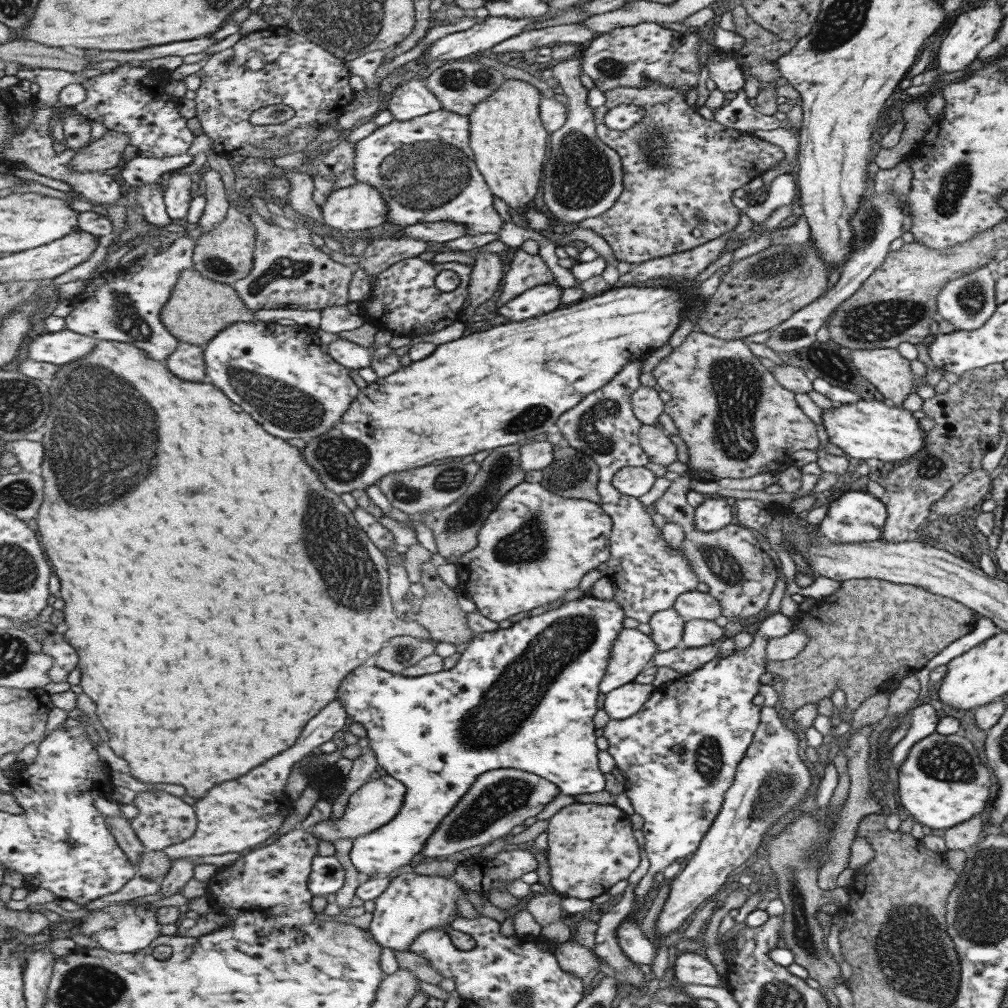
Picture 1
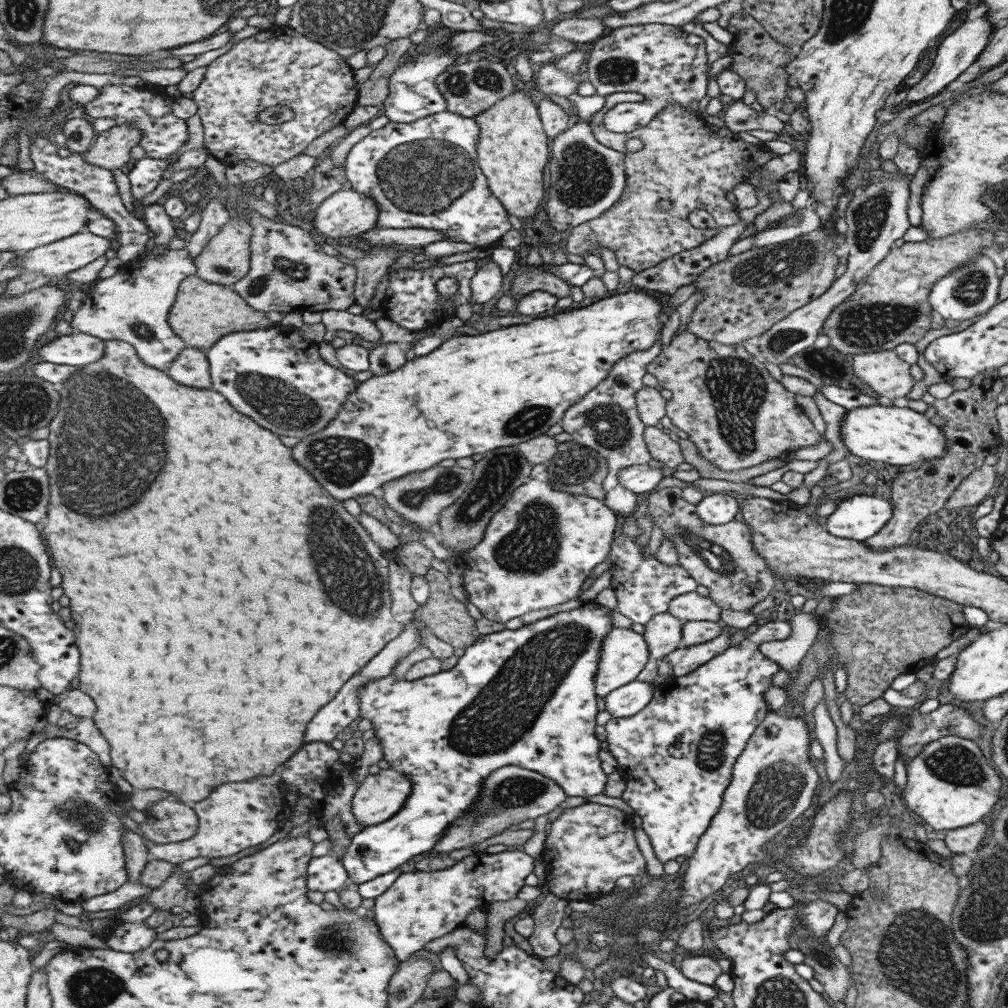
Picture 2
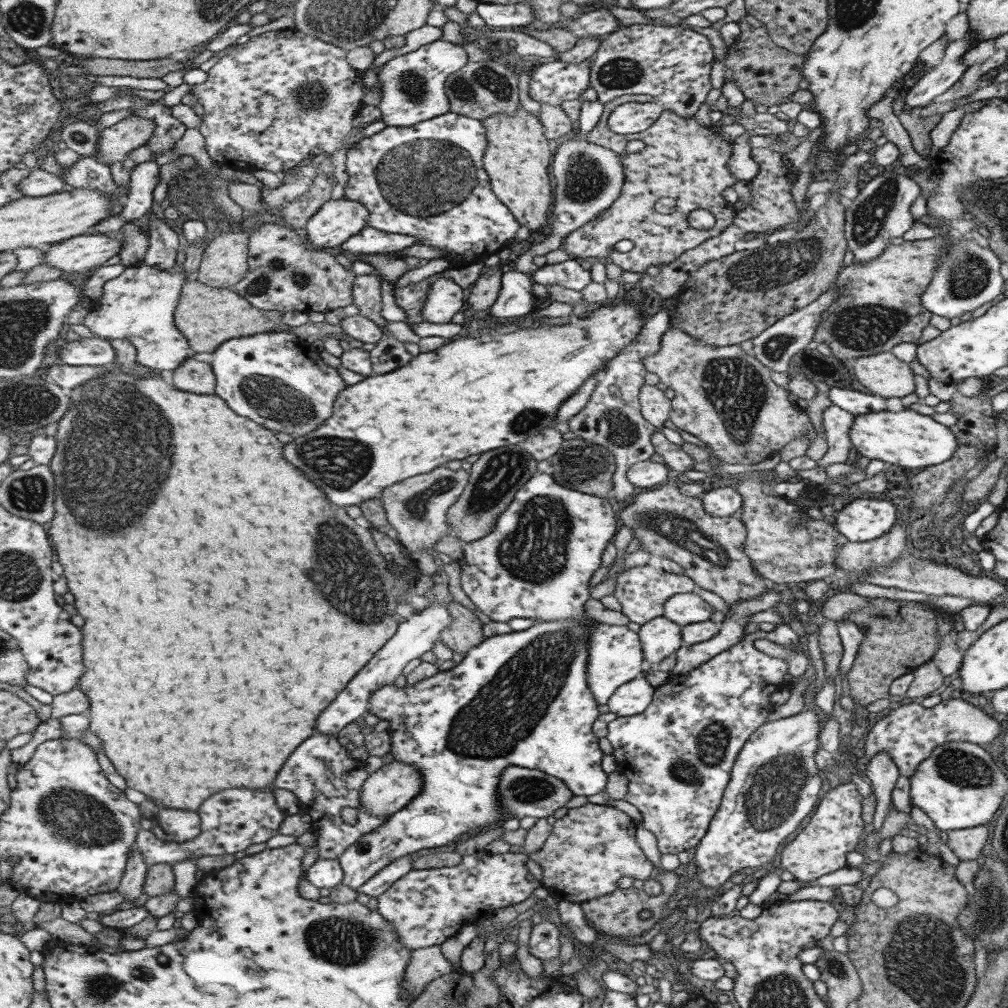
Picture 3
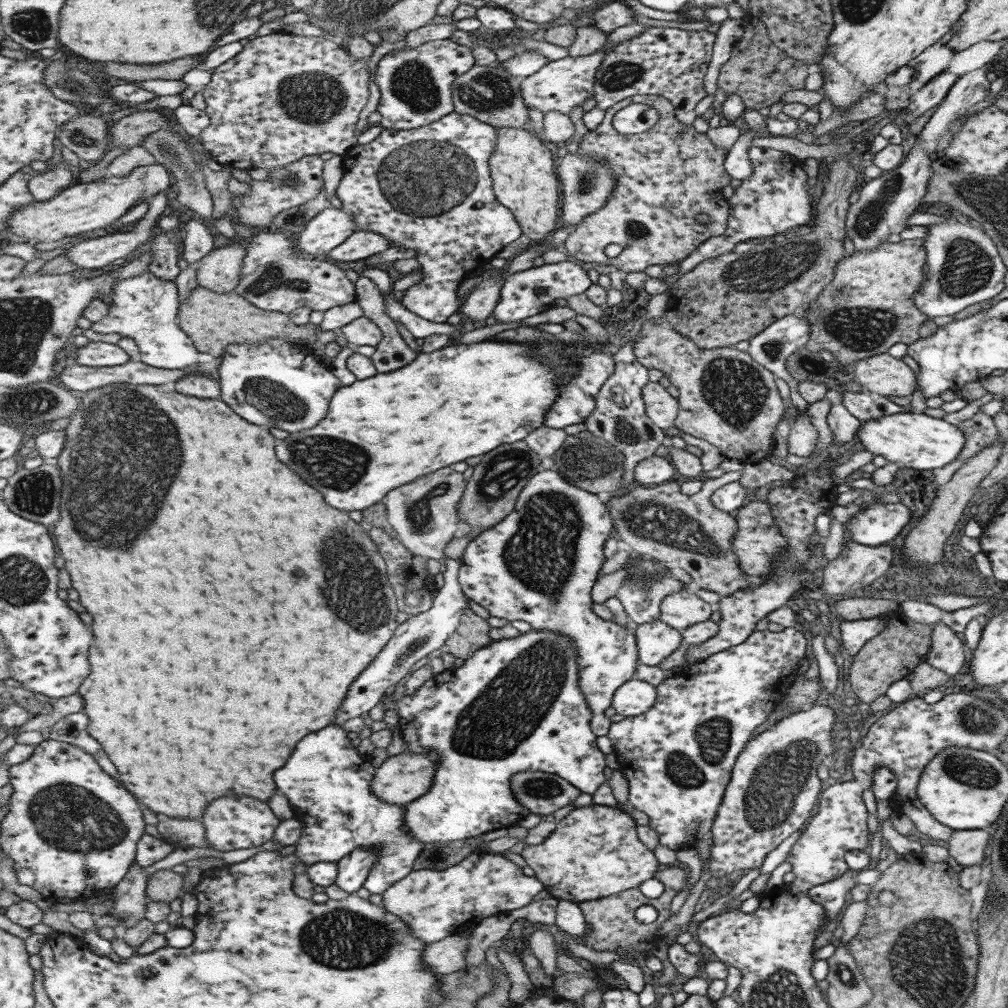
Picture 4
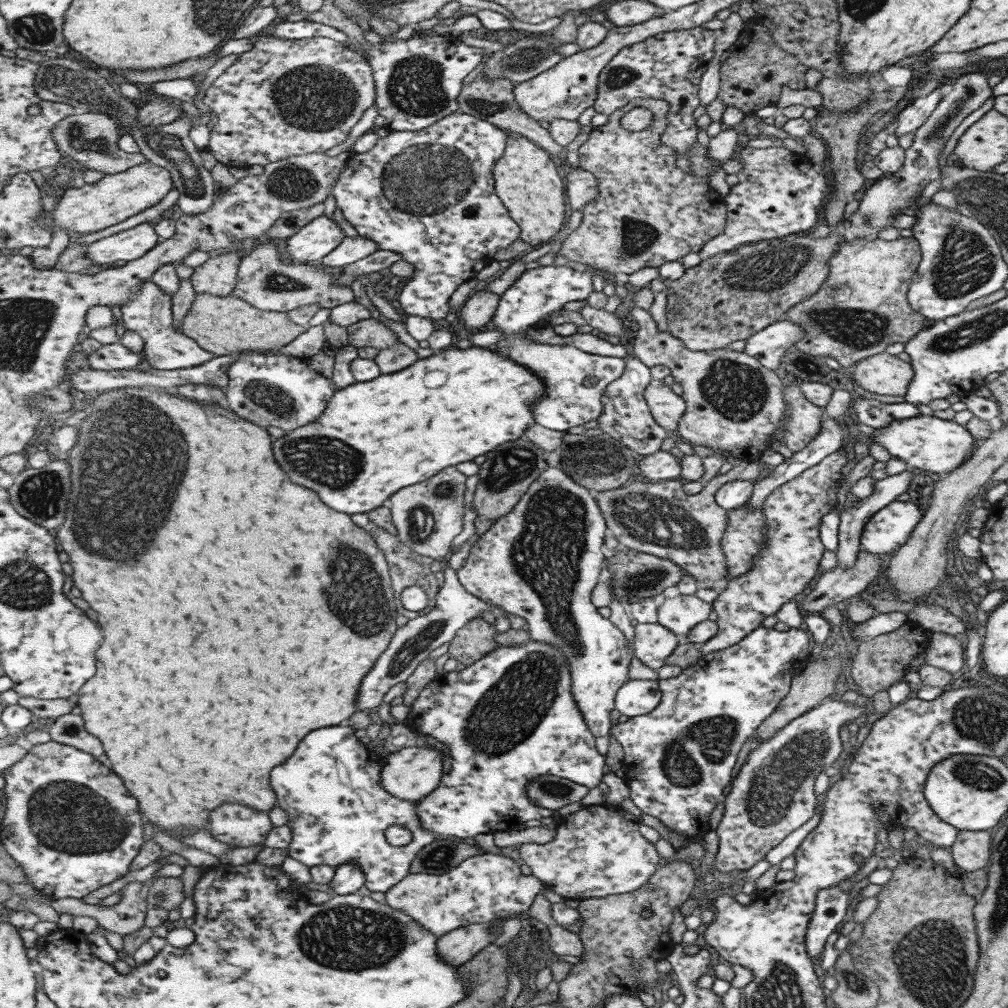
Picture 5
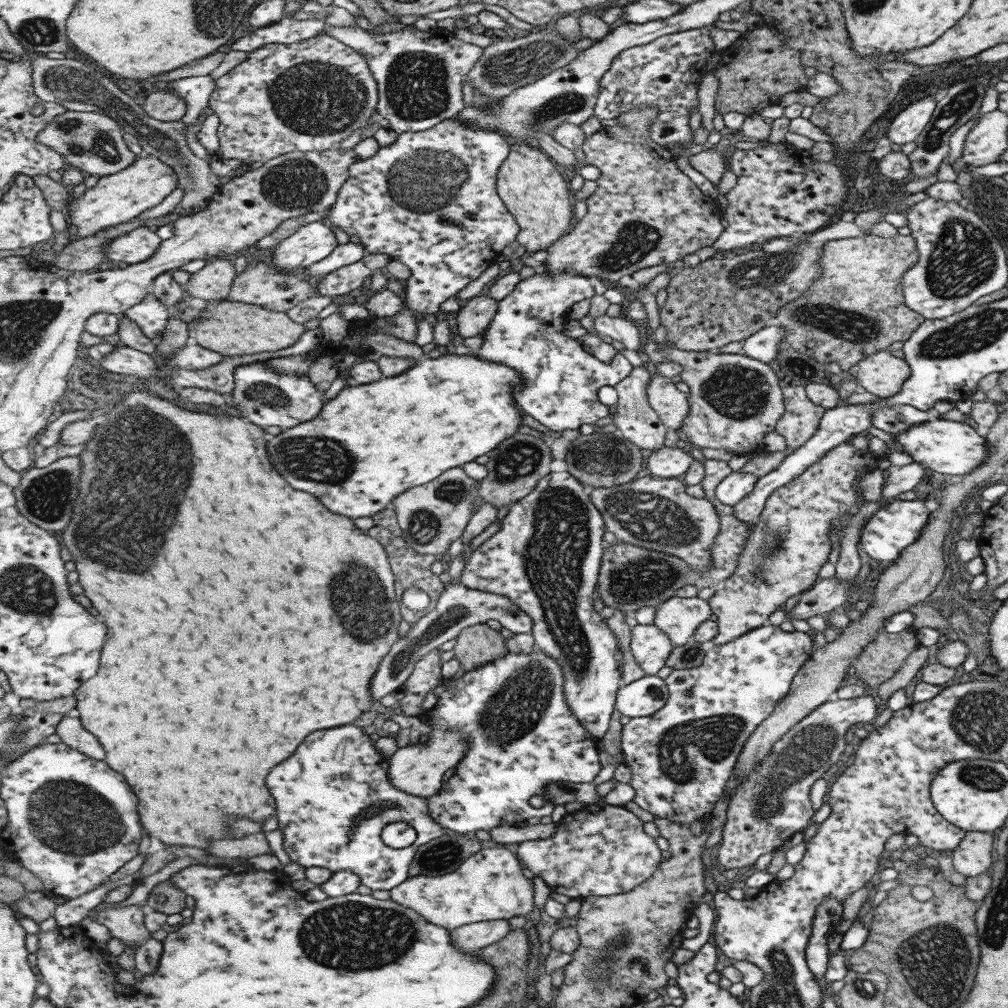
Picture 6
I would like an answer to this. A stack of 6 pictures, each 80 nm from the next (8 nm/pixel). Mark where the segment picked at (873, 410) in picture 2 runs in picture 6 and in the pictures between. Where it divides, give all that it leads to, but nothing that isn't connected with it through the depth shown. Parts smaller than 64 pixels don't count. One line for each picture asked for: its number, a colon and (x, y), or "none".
3: (905, 438)
4: (915, 440)
5: (926, 442)
6: (943, 446)

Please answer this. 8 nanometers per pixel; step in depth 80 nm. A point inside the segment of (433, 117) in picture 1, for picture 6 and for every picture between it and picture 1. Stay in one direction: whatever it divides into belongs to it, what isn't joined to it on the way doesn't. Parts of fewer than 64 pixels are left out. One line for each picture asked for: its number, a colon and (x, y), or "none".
2: (426, 174)
3: (429, 181)
4: (430, 189)
5: (430, 195)
6: (430, 199)

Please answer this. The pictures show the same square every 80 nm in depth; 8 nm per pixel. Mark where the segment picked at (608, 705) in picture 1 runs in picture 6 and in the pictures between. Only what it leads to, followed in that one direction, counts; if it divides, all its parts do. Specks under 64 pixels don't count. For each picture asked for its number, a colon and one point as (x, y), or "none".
2: (630, 699)
3: (633, 698)
4: (635, 697)
5: (637, 697)
6: (647, 695)

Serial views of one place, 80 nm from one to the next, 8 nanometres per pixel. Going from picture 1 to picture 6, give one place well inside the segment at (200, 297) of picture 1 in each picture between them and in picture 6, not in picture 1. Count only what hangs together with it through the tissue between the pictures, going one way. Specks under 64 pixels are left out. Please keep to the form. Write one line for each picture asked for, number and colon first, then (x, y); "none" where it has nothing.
2: (204, 312)
3: (208, 316)
4: (214, 321)
5: (223, 325)
6: (230, 328)

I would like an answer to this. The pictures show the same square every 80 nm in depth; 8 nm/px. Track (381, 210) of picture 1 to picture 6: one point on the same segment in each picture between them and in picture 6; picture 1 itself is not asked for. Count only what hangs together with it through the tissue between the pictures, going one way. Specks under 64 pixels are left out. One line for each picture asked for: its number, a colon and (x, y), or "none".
2: (348, 212)
3: (336, 221)
4: (333, 226)
5: (320, 237)
6: (316, 241)

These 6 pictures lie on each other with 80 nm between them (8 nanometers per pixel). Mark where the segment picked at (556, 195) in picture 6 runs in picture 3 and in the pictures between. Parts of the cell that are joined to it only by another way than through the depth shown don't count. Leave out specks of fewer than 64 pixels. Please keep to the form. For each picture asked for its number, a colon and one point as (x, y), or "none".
3: (518, 156)
4: (523, 167)
5: (527, 179)

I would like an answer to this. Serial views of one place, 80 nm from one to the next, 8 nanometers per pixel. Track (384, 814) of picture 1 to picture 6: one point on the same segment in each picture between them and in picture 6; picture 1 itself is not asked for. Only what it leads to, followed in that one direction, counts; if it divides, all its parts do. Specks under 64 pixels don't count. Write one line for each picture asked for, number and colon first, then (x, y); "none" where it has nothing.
2: (381, 796)
3: (392, 787)
4: (402, 778)
5: (413, 773)
6: (418, 769)

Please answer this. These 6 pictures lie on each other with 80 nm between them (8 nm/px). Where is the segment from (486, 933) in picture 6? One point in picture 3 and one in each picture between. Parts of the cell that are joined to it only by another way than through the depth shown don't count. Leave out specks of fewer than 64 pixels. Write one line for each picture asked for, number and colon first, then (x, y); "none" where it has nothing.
3: (427, 964)
4: (447, 956)
5: (458, 947)

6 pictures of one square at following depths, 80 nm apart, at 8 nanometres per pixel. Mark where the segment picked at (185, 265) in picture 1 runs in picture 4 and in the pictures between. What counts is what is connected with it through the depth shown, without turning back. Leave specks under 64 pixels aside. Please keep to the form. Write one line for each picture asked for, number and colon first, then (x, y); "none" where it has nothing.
2: (134, 306)
3: (140, 305)
4: (145, 308)

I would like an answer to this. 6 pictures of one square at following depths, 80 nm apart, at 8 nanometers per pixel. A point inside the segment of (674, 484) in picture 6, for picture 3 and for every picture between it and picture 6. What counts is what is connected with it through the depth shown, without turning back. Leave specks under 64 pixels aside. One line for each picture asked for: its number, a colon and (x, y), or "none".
3: (709, 549)
4: (657, 521)
5: (654, 517)

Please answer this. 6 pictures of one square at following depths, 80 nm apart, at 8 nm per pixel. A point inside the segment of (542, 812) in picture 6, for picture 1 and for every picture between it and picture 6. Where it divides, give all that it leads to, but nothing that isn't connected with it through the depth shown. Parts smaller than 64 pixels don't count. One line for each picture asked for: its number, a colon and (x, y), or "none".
1: (525, 697)
2: (527, 697)
3: (523, 699)
4: (517, 705)
5: (511, 716)

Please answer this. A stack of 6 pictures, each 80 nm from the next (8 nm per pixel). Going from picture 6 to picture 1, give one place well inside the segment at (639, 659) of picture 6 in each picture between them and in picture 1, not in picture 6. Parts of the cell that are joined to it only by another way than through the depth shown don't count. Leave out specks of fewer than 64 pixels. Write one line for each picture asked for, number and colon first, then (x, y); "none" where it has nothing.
1: (666, 627)
2: (662, 634)
3: (660, 637)
4: (655, 640)
5: (652, 644)

